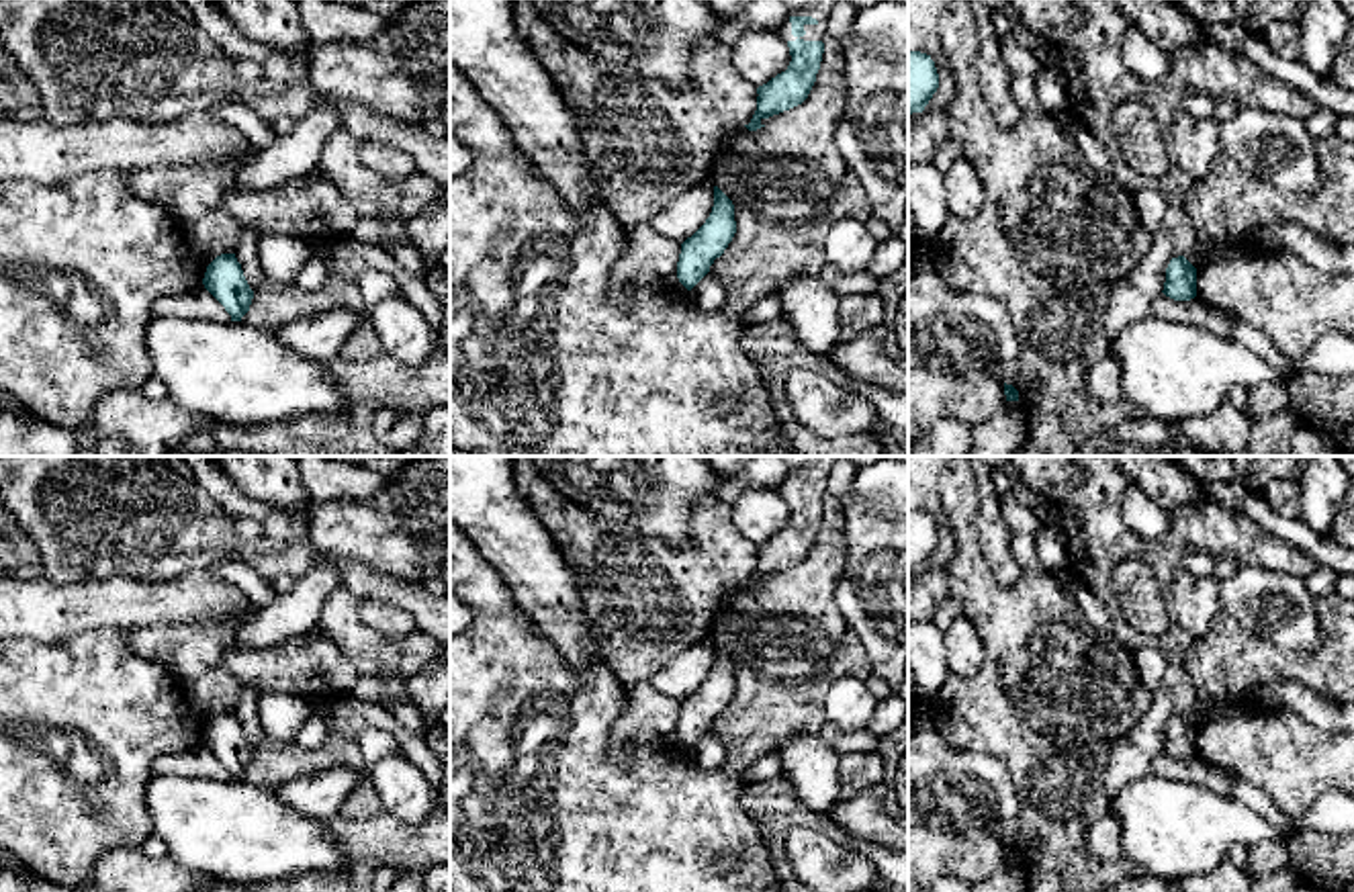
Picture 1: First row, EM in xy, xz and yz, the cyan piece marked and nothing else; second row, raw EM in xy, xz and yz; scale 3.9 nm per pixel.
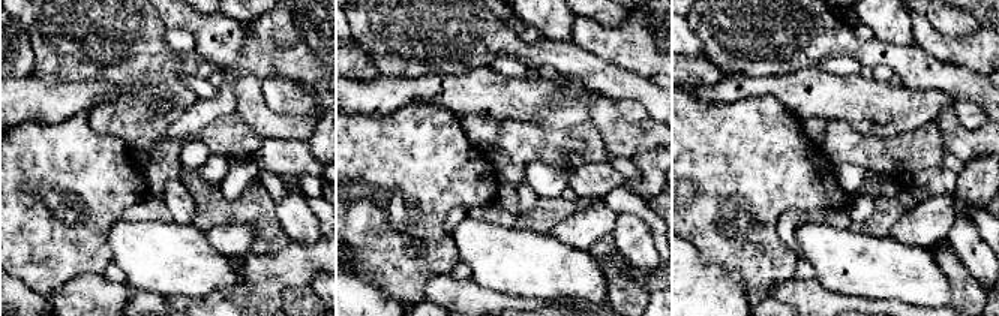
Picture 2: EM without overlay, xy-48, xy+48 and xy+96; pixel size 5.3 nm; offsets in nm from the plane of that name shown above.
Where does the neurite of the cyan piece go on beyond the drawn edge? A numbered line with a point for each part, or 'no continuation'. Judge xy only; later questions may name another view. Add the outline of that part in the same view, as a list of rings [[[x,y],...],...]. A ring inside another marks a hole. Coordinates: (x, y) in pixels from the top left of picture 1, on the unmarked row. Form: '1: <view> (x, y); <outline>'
no continuation

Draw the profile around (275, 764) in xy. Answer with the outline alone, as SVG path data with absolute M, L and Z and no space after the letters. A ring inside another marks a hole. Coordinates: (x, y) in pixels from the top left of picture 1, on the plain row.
M264 734L252 757L252 784L276 792L295 777L350 765L362 779L340 808L346 820L372 818L380 812L380 800L368 777L368 765L354 737L329 734L317 749L309 751L297 741L274 741Z

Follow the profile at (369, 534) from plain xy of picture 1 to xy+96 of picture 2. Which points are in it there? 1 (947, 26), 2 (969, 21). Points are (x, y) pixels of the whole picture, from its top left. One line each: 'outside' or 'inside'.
1: outside
2: outside

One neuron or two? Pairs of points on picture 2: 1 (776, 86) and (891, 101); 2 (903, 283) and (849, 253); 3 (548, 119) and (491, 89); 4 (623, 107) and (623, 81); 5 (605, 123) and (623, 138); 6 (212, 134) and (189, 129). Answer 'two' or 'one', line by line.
1: one
2: one
3: one
4: two
5: one
6: two

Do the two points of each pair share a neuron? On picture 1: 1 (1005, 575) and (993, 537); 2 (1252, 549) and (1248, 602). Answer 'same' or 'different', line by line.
1: same
2: different

